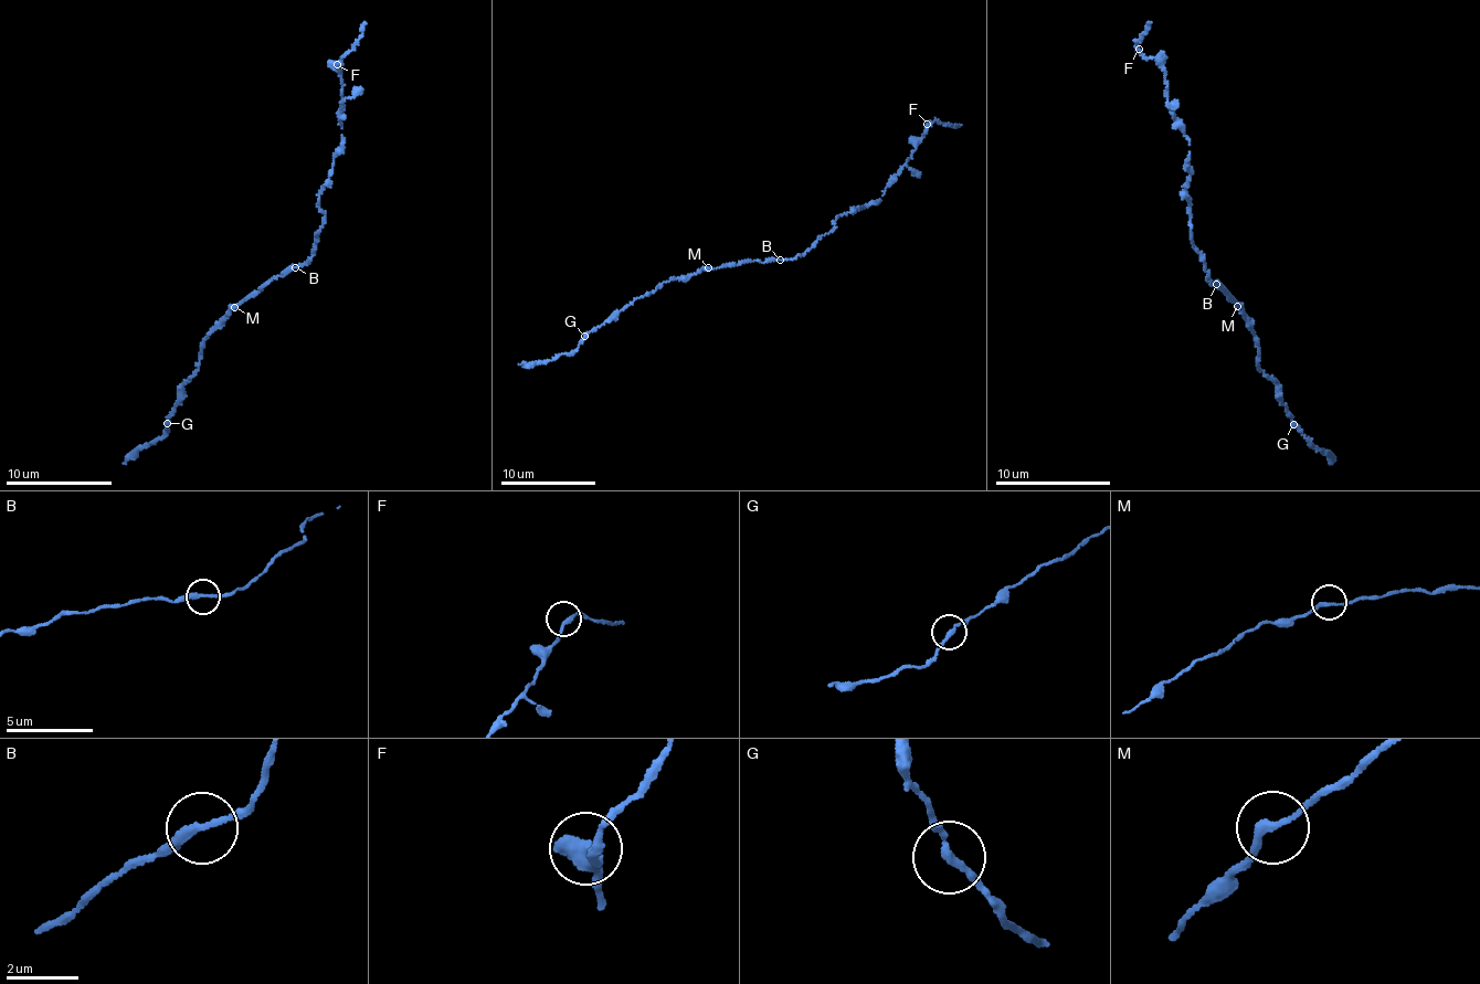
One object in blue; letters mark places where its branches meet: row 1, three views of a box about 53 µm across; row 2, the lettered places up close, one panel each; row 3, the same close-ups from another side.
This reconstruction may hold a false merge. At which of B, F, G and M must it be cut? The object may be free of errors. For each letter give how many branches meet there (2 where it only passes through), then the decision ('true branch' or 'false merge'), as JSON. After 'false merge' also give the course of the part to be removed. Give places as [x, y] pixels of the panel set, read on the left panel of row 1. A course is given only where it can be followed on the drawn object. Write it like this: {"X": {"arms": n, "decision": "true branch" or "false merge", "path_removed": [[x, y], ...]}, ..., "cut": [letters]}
{"B": {"arms": 2, "decision": "true branch"}, "F": {"arms": 2, "decision": "true branch"}, "G": {"arms": 2, "decision": "true branch"}, "M": {"arms": 2, "decision": "true branch"}, "cut": []}

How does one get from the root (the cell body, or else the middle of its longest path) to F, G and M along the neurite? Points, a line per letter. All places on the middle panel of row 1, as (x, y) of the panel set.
F: (782, 261), (801, 255), (835, 229), (834, 222), (841, 214), (878, 201), (924, 137), (927, 124)
G: (782, 261), (732, 265), (663, 283), (653, 293), (636, 298), (611, 321), (584, 335)
M: (782, 261), (708, 267)

